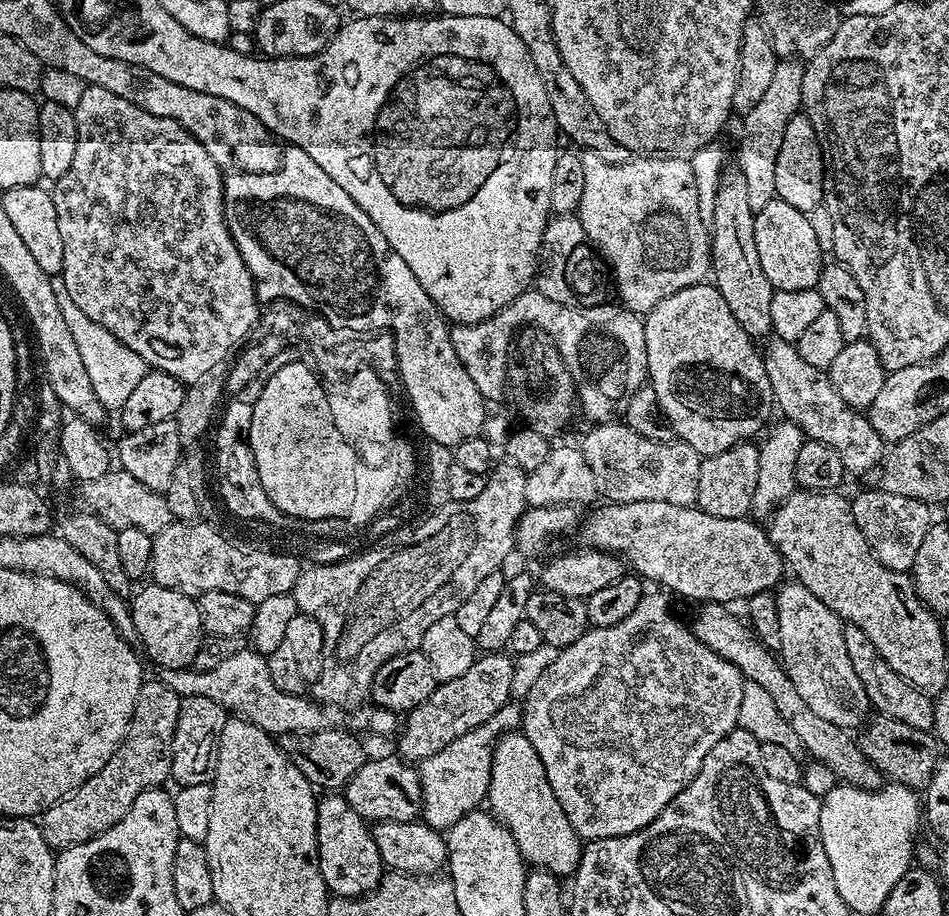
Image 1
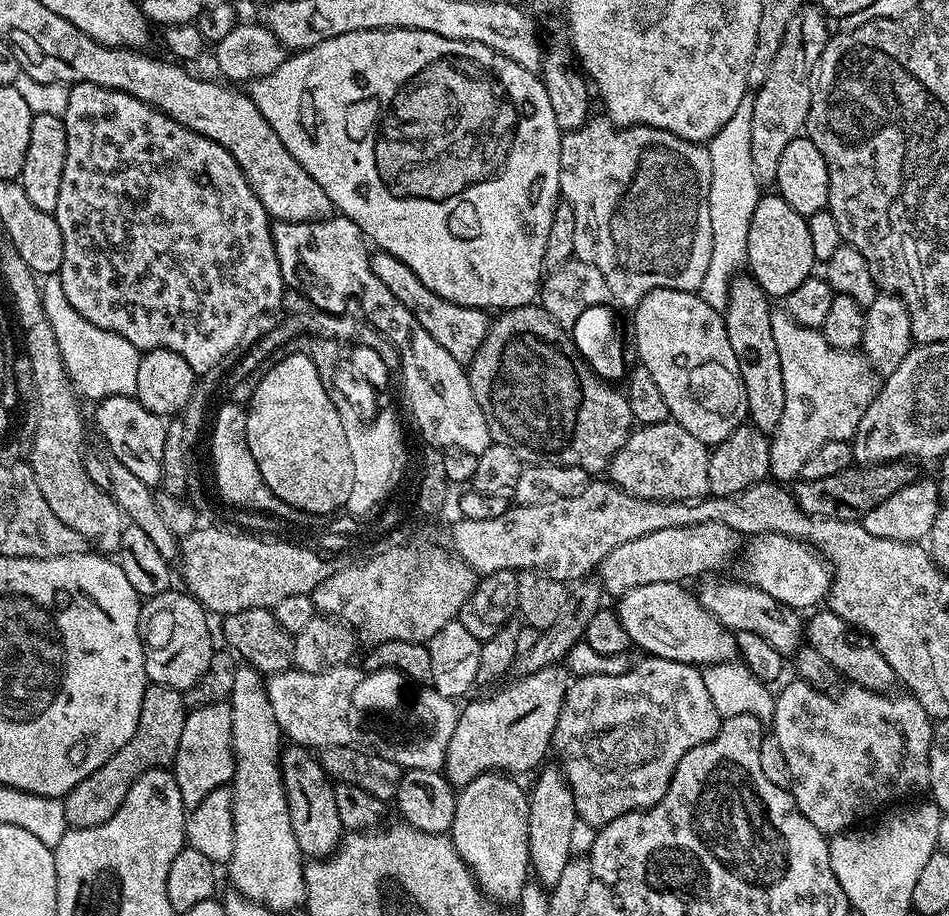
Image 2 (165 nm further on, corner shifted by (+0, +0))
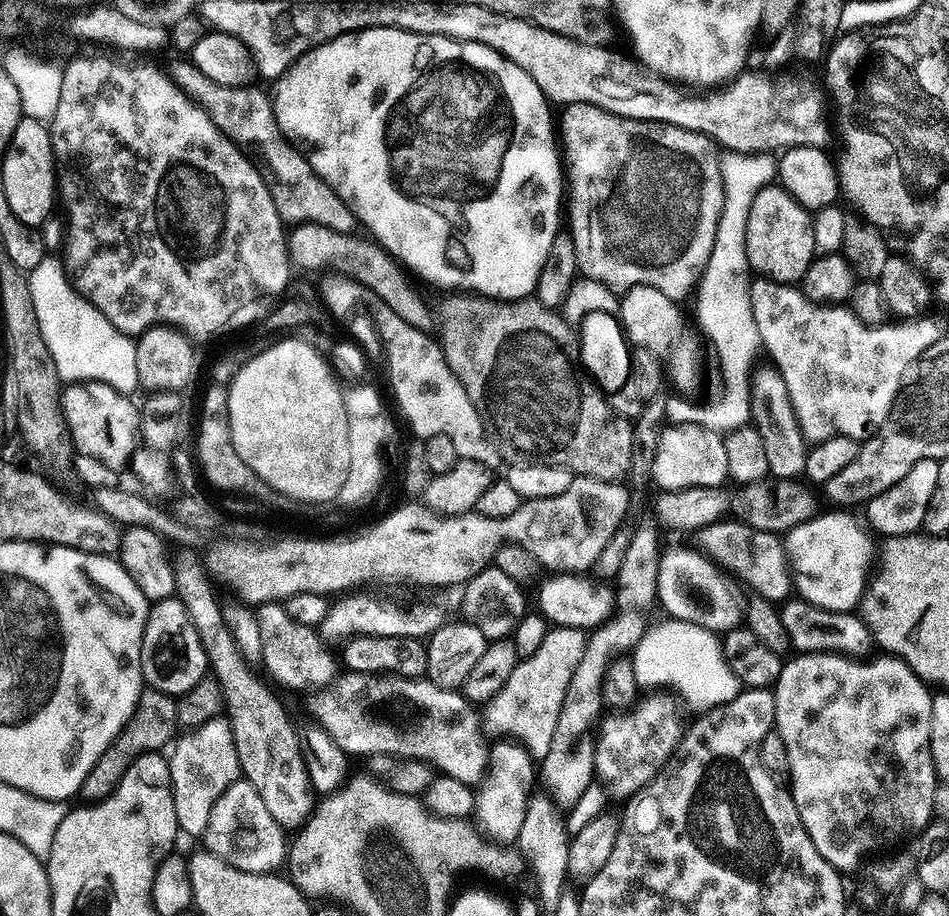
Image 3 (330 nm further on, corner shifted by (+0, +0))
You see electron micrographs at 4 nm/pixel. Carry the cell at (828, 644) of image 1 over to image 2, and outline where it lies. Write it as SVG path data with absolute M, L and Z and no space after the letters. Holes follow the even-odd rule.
M720 578L701 579L698 597L700 604L718 619L723 627L731 629L736 634L759 634L766 638L766 642L770 642L770 646L774 646L774 650L778 650L778 654L786 658L791 657L796 649L805 643L806 620L797 609L778 602L778 598L770 598L766 590L755 588L752 584L731 584L728 580L716 579Z

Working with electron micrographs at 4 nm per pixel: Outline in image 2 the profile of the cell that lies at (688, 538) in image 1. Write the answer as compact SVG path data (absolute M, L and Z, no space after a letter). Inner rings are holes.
M767 532L751 537L743 545L743 556L744 561L740 564L744 571L743 583L766 590L770 598L778 598L778 602L797 610L812 610L825 603L832 585L832 570L828 561L811 544L786 534Z

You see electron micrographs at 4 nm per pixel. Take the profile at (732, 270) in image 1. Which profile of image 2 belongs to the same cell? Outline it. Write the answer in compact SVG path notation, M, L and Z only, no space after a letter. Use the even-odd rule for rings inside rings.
M748 274L732 278L728 307L723 309L726 335L738 360L738 370L746 386L748 420L758 430L773 433L782 422L782 410L786 410L786 386L782 386L782 362L778 358L778 346L774 342L774 330L770 330L770 318L774 311L770 298Z

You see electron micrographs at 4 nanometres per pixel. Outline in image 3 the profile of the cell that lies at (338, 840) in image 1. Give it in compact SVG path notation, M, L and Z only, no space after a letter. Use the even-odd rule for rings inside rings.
M177 551L174 563L175 599L186 606L186 614L190 614L194 630L198 630L198 642L202 642L202 650L206 650L211 679L220 683L224 699L223 711L234 734L234 746L238 750L243 779L251 782L254 790L258 790L262 803L266 810L270 810L274 822L281 824L285 830L299 829L311 815L314 793L308 777L306 758L298 741L298 732L292 729L279 698L256 677L256 672L252 669L255 667L238 650L238 642L234 642L234 634L230 634L226 618L222 618L222 602L212 590L213 581L201 553Z

